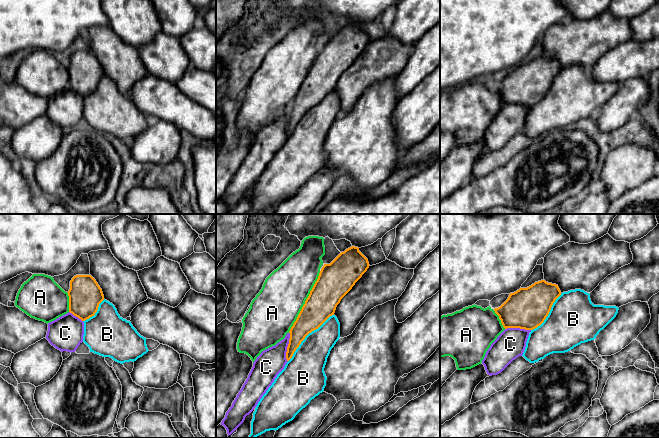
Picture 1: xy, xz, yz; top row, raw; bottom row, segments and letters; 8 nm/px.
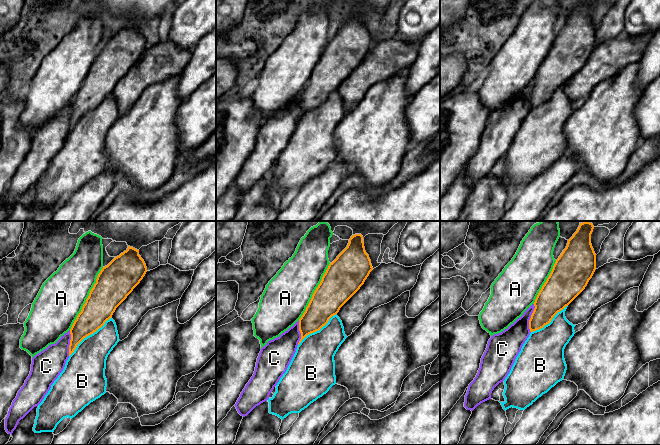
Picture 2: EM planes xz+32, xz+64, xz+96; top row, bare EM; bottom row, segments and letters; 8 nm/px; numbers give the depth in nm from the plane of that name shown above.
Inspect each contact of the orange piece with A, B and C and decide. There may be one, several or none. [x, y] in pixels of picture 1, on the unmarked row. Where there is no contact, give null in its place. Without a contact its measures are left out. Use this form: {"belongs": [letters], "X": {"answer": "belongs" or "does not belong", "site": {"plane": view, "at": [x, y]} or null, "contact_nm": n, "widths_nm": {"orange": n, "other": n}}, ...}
{"belongs": ["B"], "A": {"answer": "does not belong", "site": {"plane": "xz", "at": [305, 78]}, "contact_nm": 550, "widths_nm": {"orange": 260, "other": 380}}, "B": {"answer": "belongs", "site": {"plane": "xz", "at": [307, 110]}, "contact_nm": 550, "widths_nm": {"orange": 240, "other": 280}}, "C": {"answer": "does not belong", "site": {"plane": "xz", "at": [287, 123]}, "contact_nm": 240, "widths_nm": {"orange": 160, "other": 220}}}

